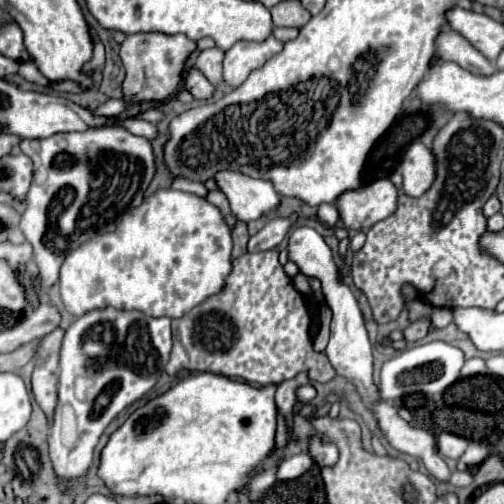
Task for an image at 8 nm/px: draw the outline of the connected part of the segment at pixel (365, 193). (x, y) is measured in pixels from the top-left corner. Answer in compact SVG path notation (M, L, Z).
M377 179L361 189L343 193L343 197L339 197L335 205L339 211L339 219L347 229L369 229L395 211L397 189L389 179Z

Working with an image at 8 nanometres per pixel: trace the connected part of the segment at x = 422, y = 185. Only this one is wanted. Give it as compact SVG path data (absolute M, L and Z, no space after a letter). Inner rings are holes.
M413 141L401 159L403 191L409 197L421 197L435 181L435 157L421 141Z

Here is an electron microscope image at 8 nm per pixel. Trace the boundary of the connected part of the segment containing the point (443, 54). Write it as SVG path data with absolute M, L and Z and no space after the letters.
M445 31L437 37L437 55L445 61L455 61L463 69L479 75L495 73L495 63L485 59L465 37L455 31Z

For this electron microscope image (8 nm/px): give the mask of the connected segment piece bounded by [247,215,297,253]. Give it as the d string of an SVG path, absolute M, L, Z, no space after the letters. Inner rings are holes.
M295 215L293 217L287 217L287 219L271 219L259 233L255 233L249 243L247 243L247 251L249 253L259 253L259 251L265 251L265 249L275 249L281 239L285 237L285 233L291 229L291 225L295 223Z

